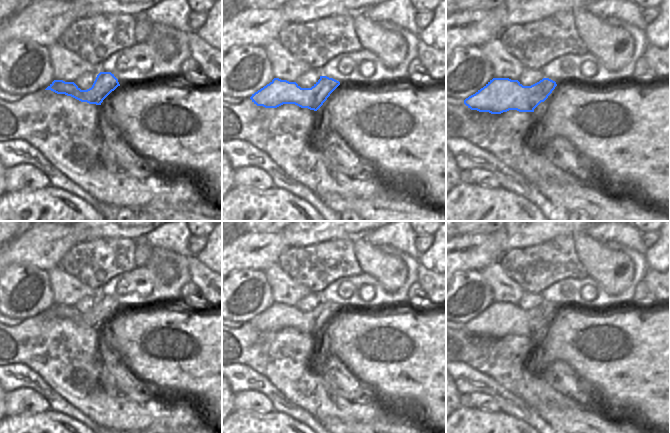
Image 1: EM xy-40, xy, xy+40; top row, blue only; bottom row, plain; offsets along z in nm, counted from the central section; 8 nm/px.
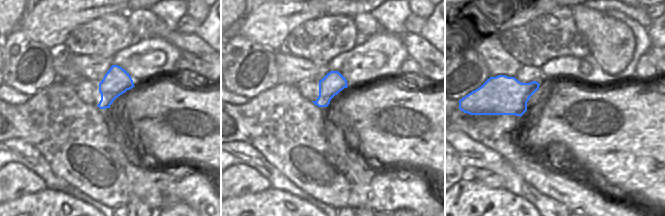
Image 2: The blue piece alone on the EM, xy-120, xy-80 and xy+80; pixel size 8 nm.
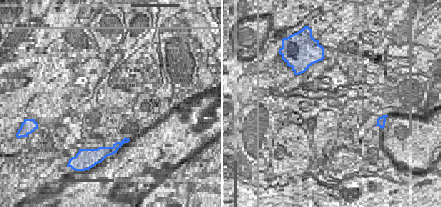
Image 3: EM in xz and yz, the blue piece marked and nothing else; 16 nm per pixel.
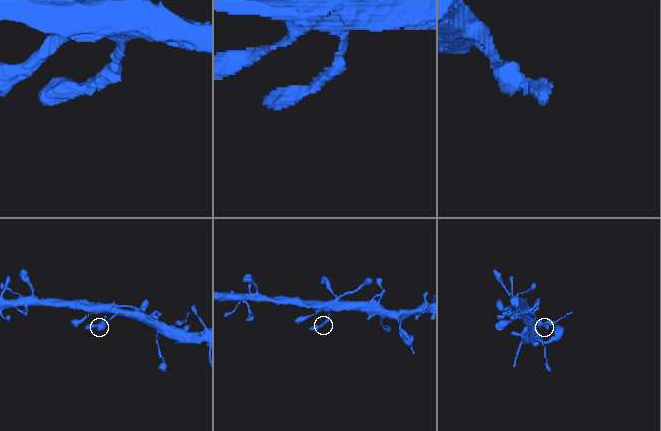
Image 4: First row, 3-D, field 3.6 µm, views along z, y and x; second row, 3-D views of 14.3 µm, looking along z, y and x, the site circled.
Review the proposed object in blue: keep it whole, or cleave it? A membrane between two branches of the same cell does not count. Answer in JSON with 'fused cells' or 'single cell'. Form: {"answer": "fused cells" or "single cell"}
{"answer": "single cell"}

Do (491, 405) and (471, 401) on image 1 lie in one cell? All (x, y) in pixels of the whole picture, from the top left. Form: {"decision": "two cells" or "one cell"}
{"decision": "one cell"}

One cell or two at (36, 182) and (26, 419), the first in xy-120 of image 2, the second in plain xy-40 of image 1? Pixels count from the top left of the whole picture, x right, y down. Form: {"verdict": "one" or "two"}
{"verdict": "two"}

